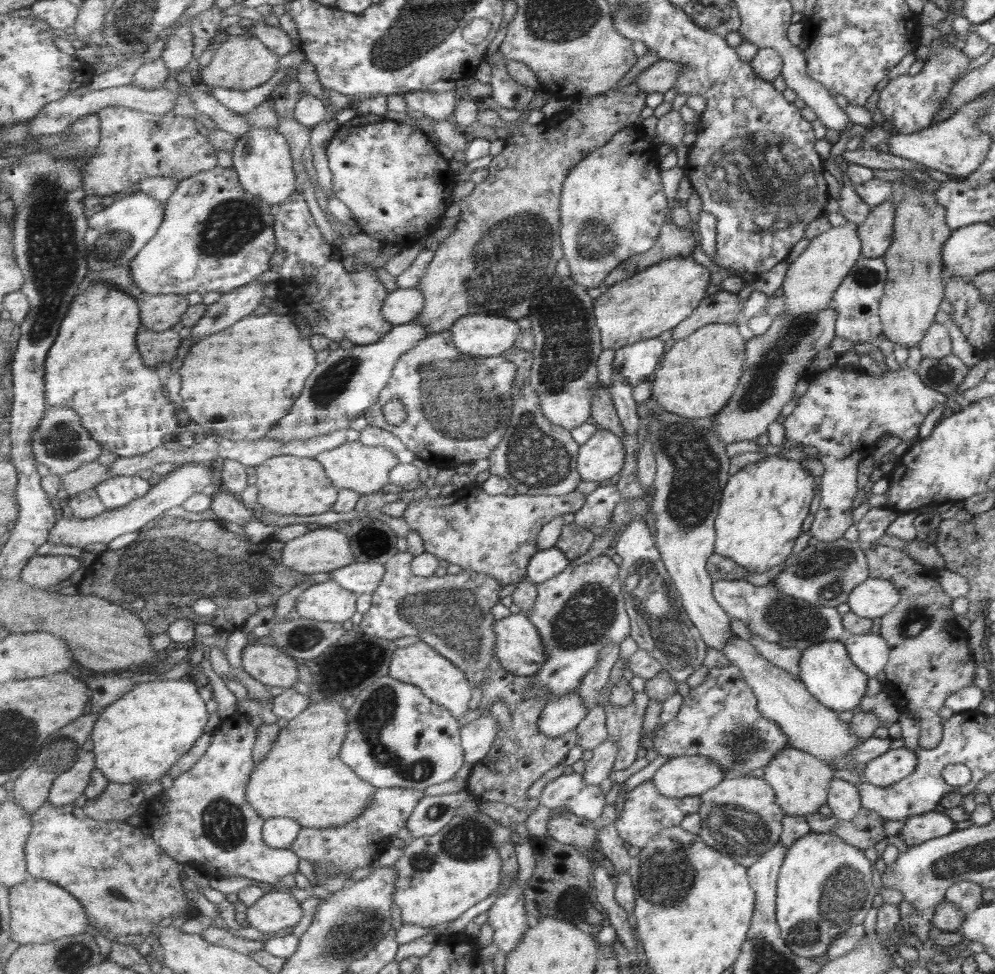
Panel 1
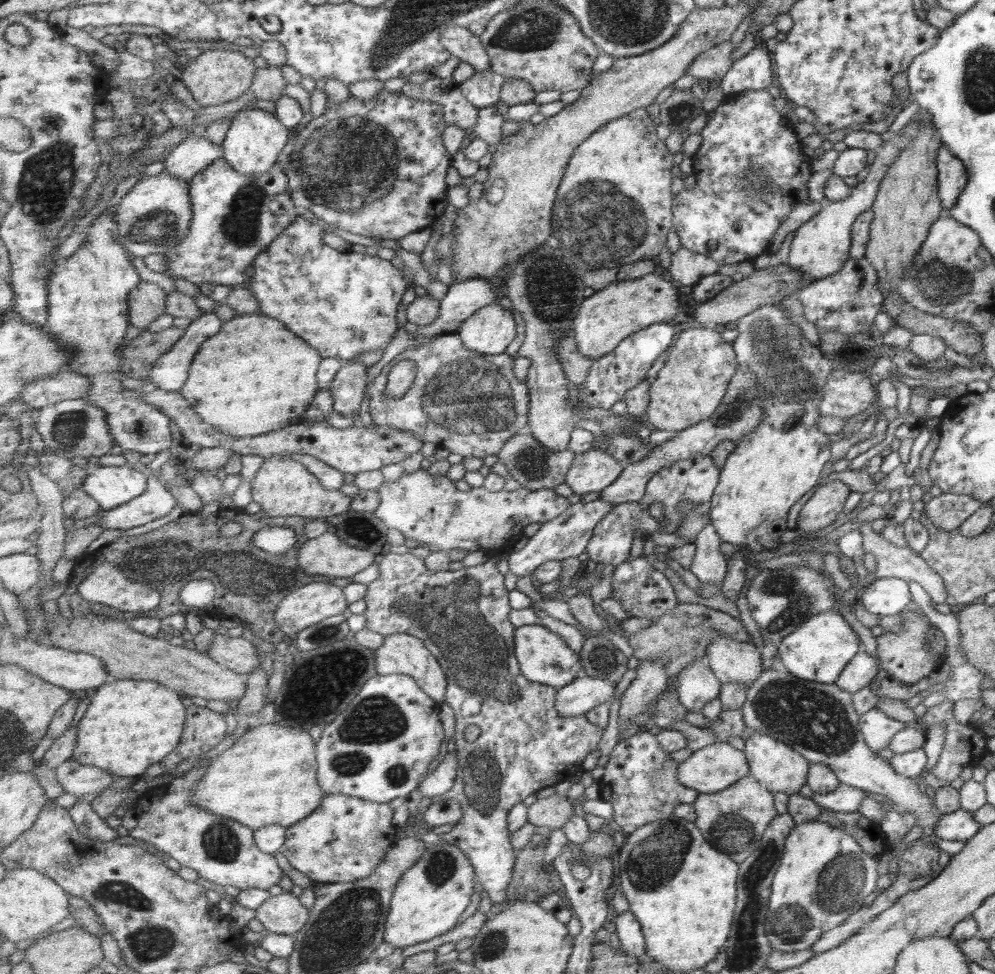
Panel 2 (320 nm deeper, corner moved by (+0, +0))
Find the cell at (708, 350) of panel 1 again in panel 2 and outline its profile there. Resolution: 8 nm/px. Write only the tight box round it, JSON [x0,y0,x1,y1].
[645,325,738,432]

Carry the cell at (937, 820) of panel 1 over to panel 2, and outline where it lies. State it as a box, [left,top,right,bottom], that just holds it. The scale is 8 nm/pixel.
[934,809,979,842]

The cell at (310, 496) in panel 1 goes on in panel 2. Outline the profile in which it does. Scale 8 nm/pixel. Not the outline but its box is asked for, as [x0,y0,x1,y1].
[252,456,352,518]

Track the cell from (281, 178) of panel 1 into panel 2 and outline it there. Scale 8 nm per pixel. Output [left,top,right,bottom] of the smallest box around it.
[222,108,294,175]

